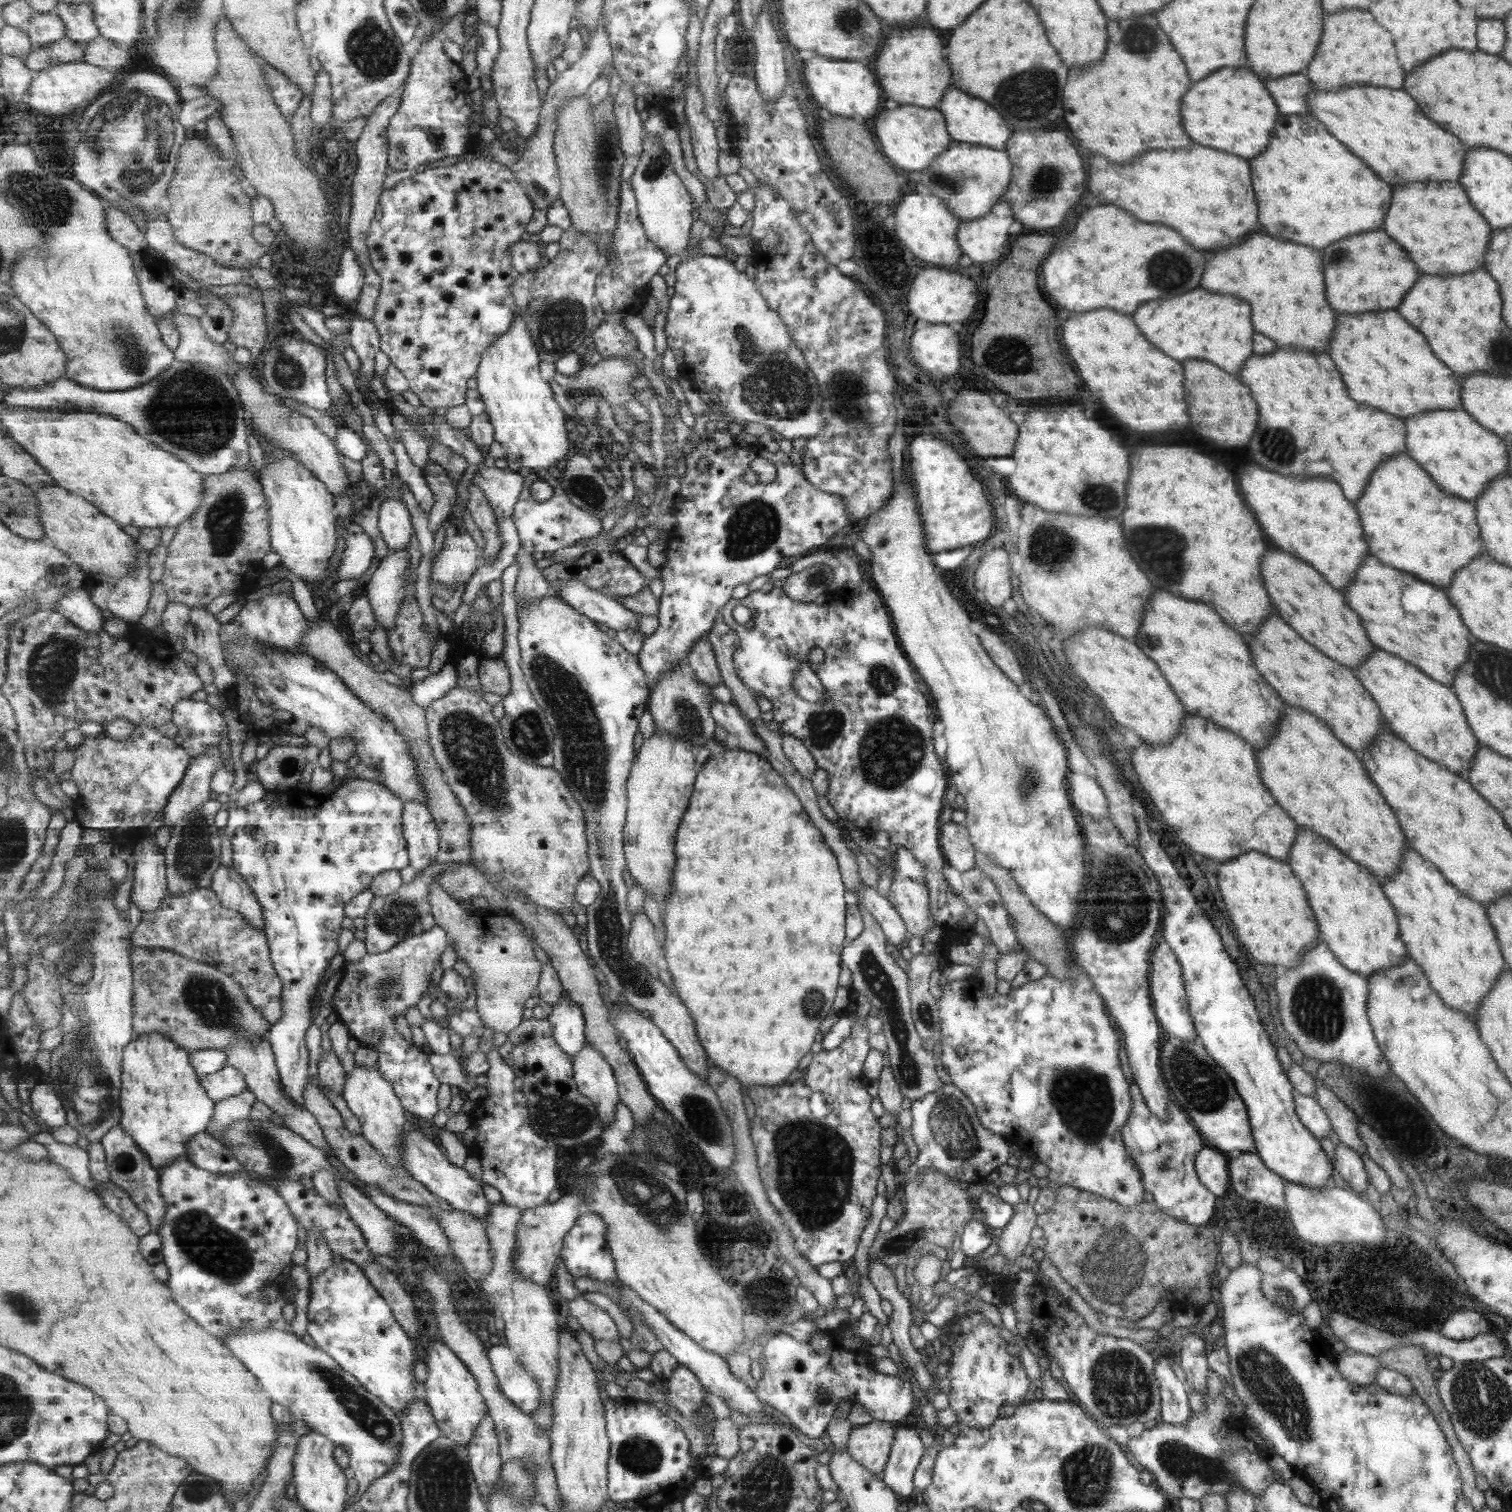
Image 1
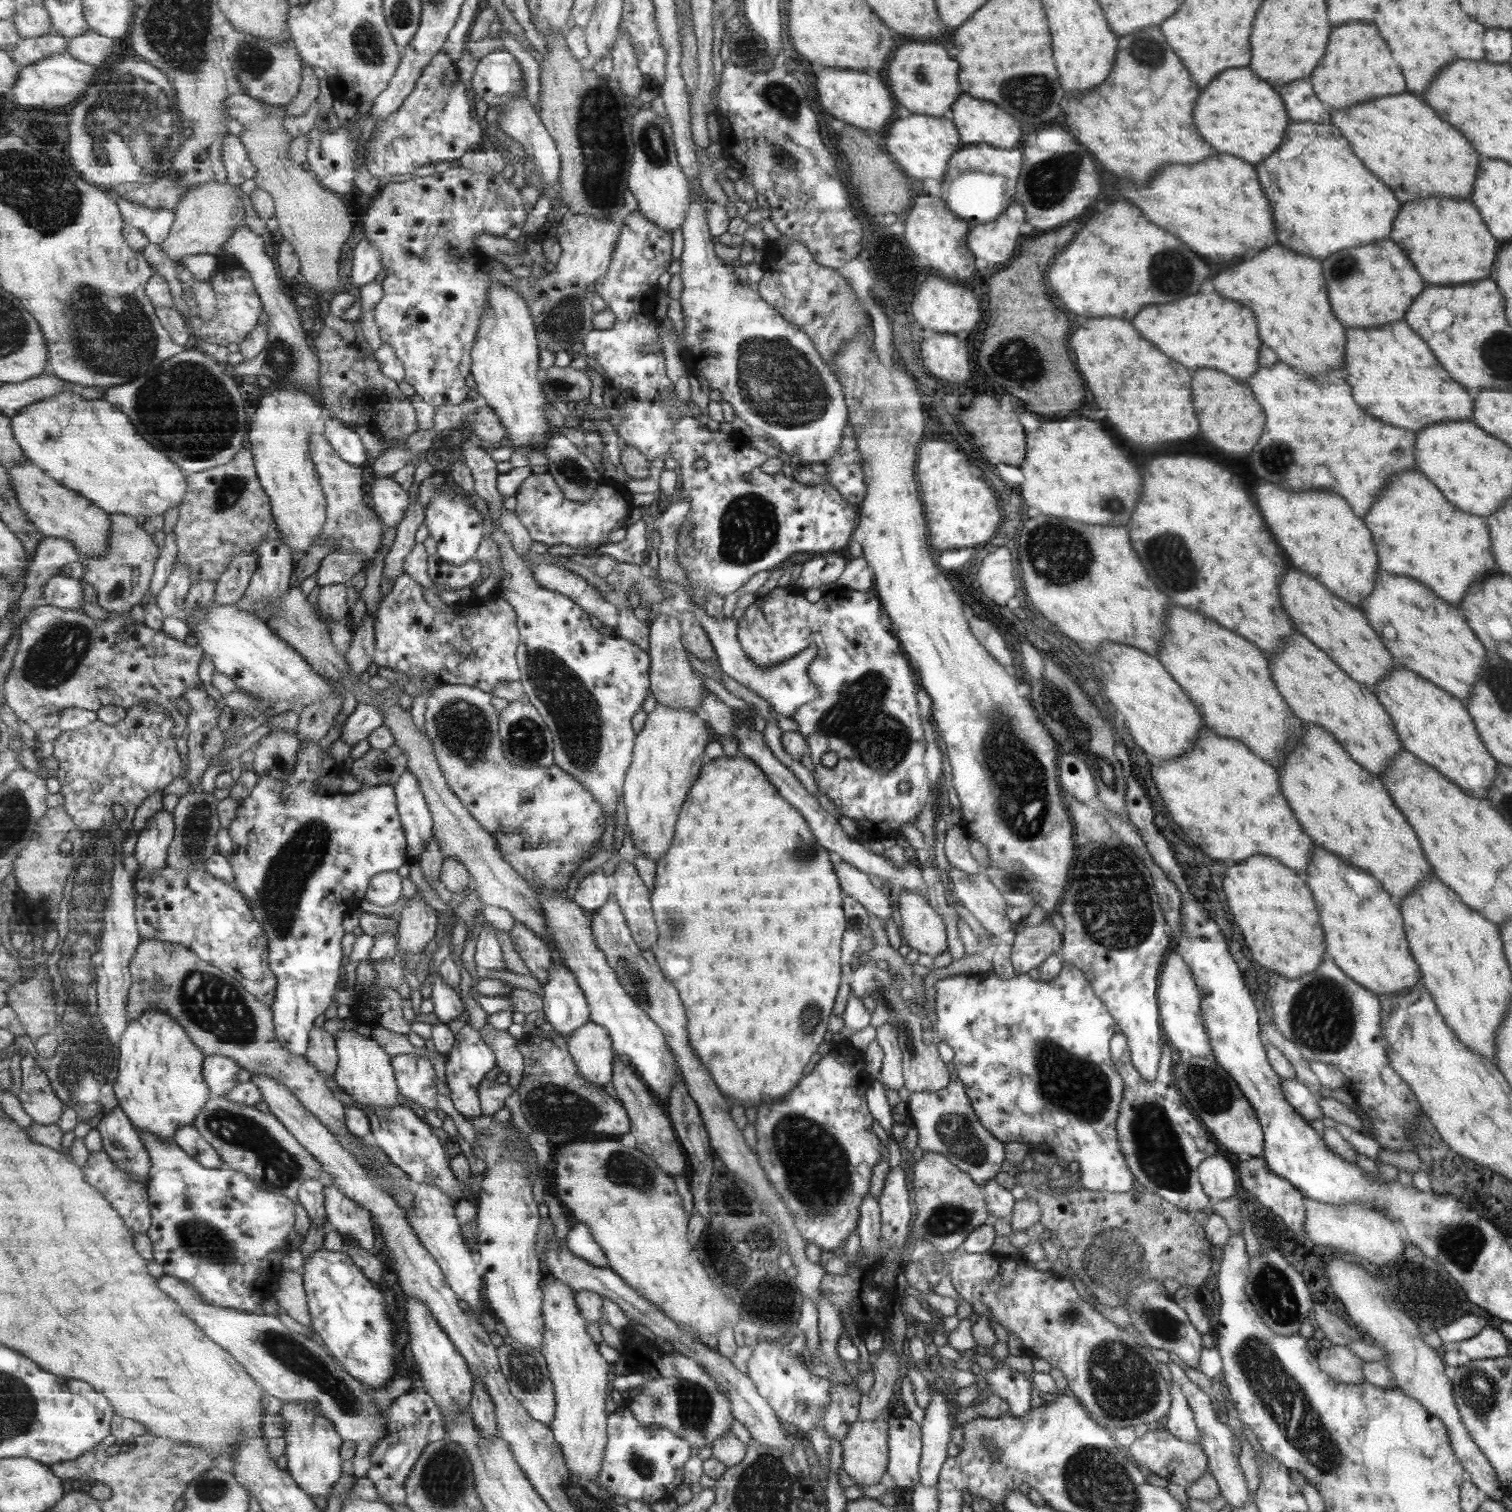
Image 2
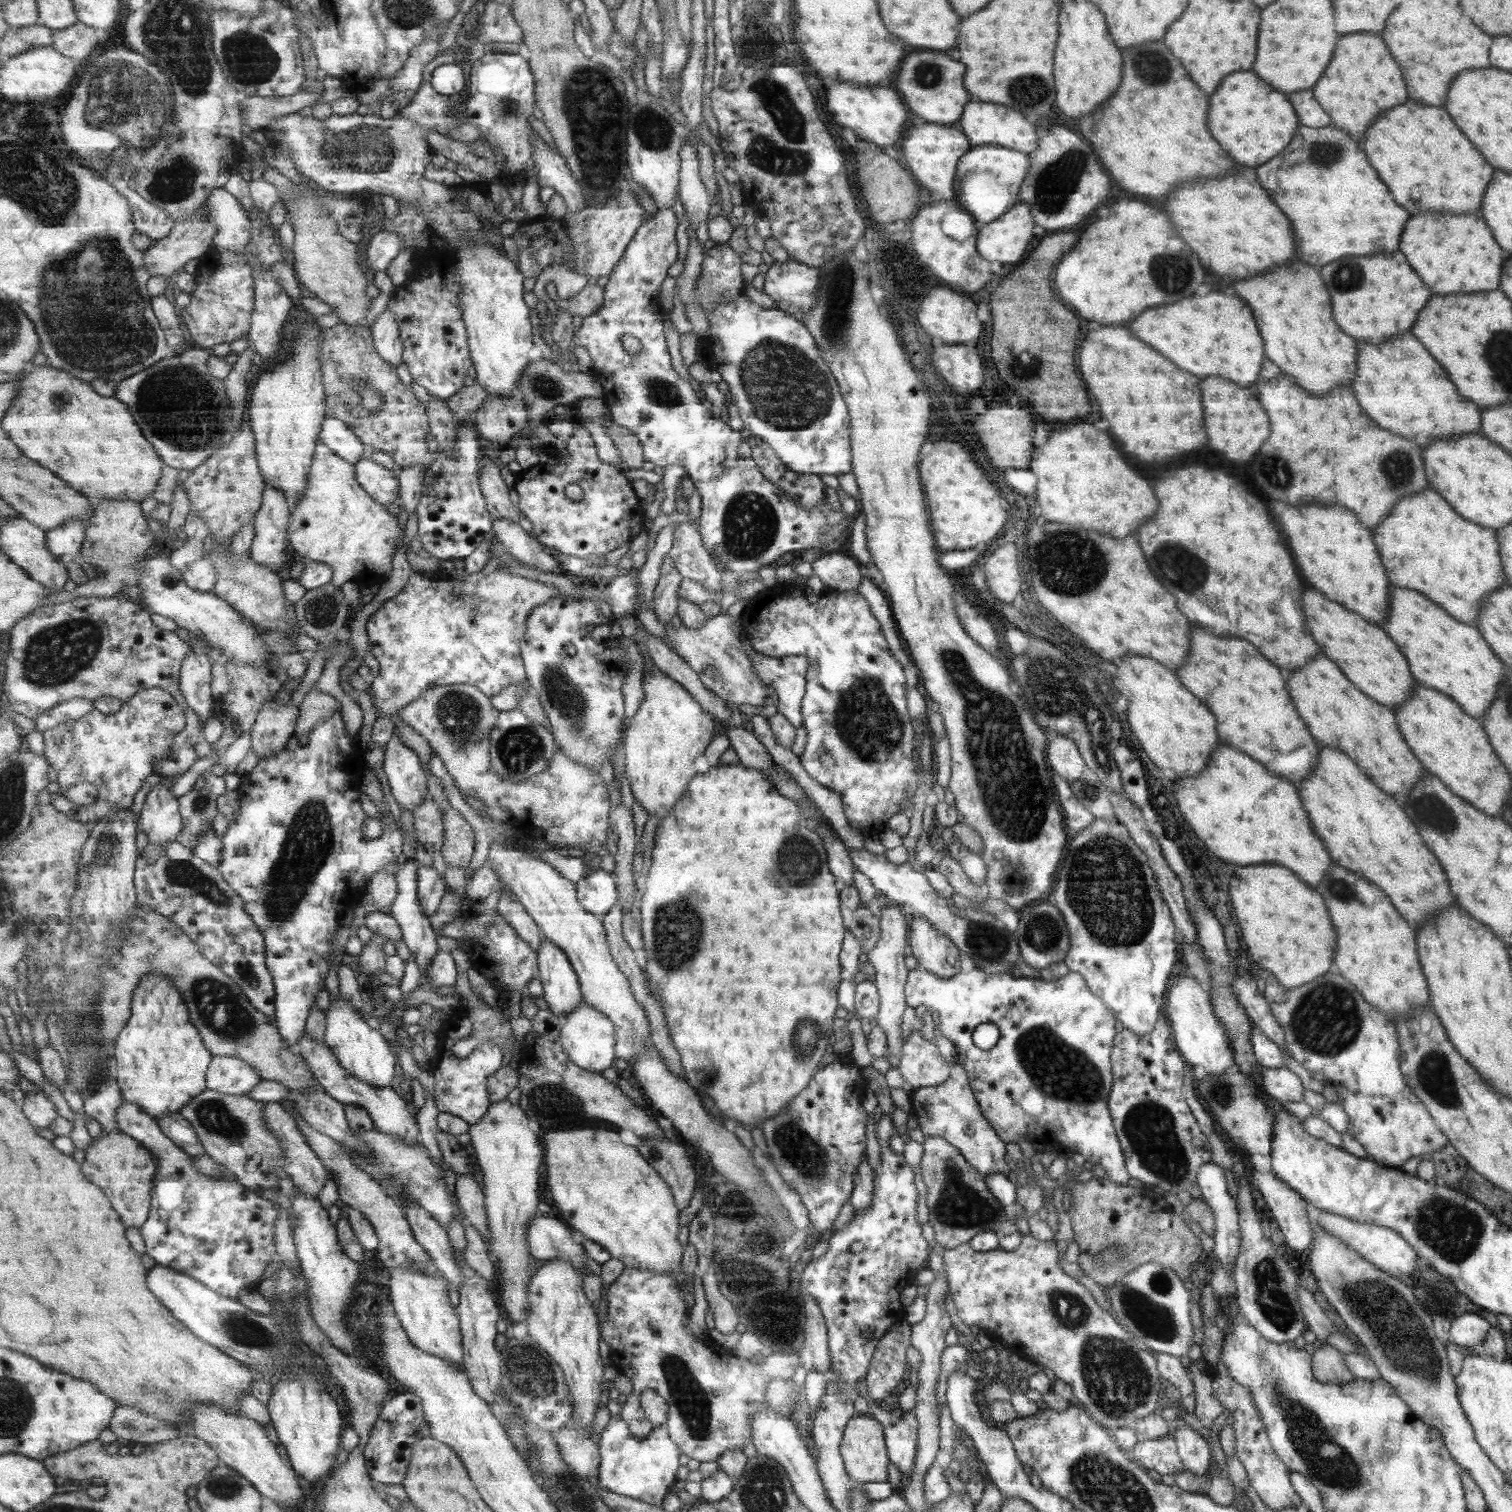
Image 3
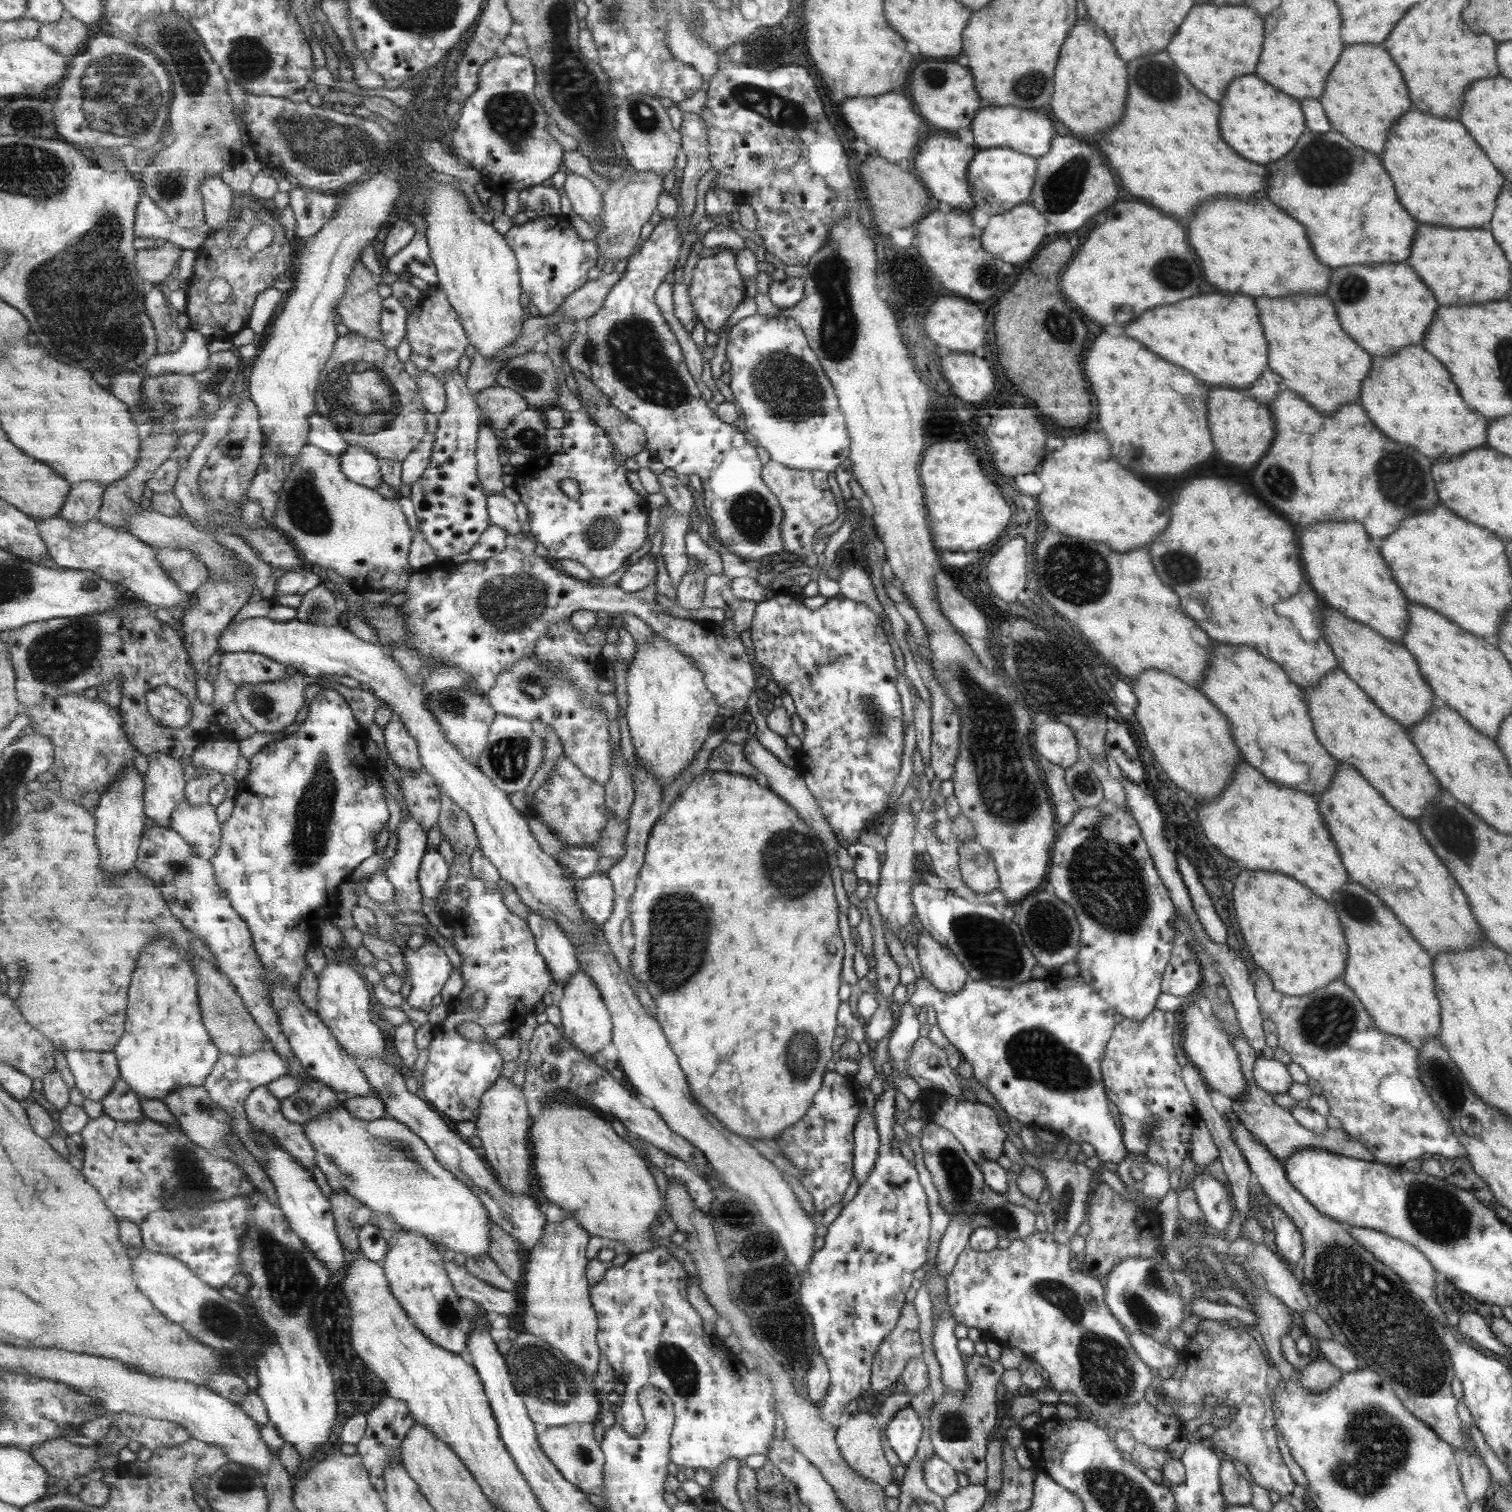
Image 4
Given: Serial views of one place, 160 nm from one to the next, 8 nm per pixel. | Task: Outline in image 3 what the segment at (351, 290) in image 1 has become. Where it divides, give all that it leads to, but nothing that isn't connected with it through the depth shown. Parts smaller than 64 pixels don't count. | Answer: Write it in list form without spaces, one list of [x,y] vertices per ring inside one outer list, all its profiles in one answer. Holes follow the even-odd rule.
[[[381,230],[373,235],[368,242],[365,261],[372,276],[387,270],[401,251],[402,238],[396,232]]]

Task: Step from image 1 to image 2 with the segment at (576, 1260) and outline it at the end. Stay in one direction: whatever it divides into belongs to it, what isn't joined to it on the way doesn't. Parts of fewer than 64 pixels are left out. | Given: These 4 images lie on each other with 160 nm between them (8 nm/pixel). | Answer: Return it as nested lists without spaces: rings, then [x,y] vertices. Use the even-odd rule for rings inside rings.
[[[577,1222],[569,1230],[566,1237],[566,1244],[568,1244],[568,1248],[571,1248],[575,1256],[580,1256],[583,1260],[588,1260],[591,1264],[597,1265],[599,1268],[610,1266],[603,1247],[597,1242],[588,1224]]]

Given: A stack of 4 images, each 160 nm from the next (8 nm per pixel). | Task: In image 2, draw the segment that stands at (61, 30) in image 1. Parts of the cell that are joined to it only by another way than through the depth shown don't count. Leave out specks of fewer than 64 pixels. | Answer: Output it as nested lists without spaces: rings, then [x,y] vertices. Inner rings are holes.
[[[22,4],[19,13],[12,19],[17,25],[19,34],[25,38],[39,38],[54,32],[51,16],[44,4],[25,6]]]

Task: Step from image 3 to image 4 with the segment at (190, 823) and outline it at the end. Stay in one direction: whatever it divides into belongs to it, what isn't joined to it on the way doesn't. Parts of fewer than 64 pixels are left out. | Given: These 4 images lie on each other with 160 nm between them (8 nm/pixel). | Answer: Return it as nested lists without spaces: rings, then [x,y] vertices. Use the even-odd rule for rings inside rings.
[[[206,766],[191,767],[195,777],[186,784],[186,798],[193,806],[210,804],[211,789],[223,782],[223,774],[206,768]]]

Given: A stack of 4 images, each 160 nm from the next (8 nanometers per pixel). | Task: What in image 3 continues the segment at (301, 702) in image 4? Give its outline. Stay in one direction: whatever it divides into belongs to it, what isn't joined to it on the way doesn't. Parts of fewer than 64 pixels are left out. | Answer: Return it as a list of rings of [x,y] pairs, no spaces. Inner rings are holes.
[[[275,697],[264,704],[251,732],[251,749],[259,760],[283,752],[296,735],[300,707],[292,701],[285,705],[274,701]]]

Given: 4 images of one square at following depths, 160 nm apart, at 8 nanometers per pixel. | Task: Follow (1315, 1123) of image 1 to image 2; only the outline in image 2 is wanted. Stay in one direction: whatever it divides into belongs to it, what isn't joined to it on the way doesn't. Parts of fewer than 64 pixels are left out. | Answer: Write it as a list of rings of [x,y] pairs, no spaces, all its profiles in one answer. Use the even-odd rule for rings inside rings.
[[[1281,1079],[1280,1087],[1289,1104],[1305,1121],[1310,1123],[1324,1117],[1318,1105],[1318,1095],[1311,1094],[1299,1081]]]

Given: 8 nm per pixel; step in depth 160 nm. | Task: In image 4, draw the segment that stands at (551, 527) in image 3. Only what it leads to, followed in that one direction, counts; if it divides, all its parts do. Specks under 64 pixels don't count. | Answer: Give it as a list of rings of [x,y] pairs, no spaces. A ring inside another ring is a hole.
[[[580,409],[567,413],[565,422],[566,425],[561,430],[563,452],[534,453],[533,457],[515,473],[514,487],[529,512],[530,537],[548,550],[552,561],[561,559],[577,561],[591,572],[593,582],[598,582],[617,572],[629,559],[636,559],[642,554],[645,540],[649,536],[647,528],[651,506],[645,497],[631,487],[629,471],[615,459],[617,450],[608,433],[593,422],[586,411]],[[574,481],[580,486],[579,500],[566,496],[562,489],[564,483]]]

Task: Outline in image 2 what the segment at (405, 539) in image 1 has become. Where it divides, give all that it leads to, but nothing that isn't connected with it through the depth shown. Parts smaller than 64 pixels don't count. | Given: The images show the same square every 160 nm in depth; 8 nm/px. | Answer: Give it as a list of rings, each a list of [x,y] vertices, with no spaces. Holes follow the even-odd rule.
[[[371,475],[366,489],[373,508],[384,521],[385,530],[398,527],[406,517],[408,506],[412,503],[409,500],[409,493],[391,477],[377,479]]]

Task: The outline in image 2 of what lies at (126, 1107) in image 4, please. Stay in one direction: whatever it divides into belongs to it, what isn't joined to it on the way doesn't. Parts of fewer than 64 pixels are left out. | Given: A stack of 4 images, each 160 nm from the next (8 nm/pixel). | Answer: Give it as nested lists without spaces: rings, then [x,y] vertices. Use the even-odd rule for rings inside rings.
[[[140,1132],[140,1135],[152,1160],[151,1173],[149,1173],[150,1179],[148,1180],[148,1193],[151,1200],[153,1224],[148,1235],[154,1244],[155,1261],[163,1266],[165,1274],[175,1276],[179,1280],[183,1280],[185,1284],[195,1287],[200,1292],[202,1299],[207,1300],[209,1304],[225,1308],[235,1308],[245,1312],[257,1312],[265,1300],[275,1297],[276,1288],[280,1284],[282,1275],[287,1272],[283,1267],[283,1258],[291,1250],[289,1248],[289,1236],[291,1236],[291,1232],[295,1228],[296,1202],[282,1193],[261,1188],[247,1174],[231,1170],[227,1166],[220,1170],[205,1168],[205,1165],[189,1156],[189,1153],[186,1153],[175,1140],[164,1140],[164,1137],[148,1134],[148,1132]]]

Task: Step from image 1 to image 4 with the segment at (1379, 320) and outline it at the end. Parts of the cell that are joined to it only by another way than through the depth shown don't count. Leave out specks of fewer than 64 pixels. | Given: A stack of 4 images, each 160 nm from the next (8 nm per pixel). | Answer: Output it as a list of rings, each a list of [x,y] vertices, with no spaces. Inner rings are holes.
[[[1421,344],[1401,348],[1397,356],[1373,356],[1373,372],[1369,372],[1369,380],[1361,384],[1361,404],[1365,404],[1365,412],[1369,412],[1369,420],[1385,432],[1391,440],[1401,444],[1409,444],[1419,452],[1425,452],[1429,458],[1451,458],[1457,454],[1472,451],[1473,448],[1485,444],[1485,428],[1487,420],[1481,414],[1471,412],[1457,394],[1457,388],[1449,380],[1449,372],[1427,354]]]

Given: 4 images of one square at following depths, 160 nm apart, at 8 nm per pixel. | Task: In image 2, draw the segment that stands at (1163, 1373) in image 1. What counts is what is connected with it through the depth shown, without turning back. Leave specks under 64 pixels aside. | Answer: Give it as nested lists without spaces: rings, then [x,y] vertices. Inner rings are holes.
[[[1169,1381],[1172,1406],[1168,1410],[1165,1429],[1177,1440],[1199,1444],[1199,1430],[1192,1420],[1192,1410],[1189,1409],[1187,1398],[1181,1393],[1177,1384]]]

